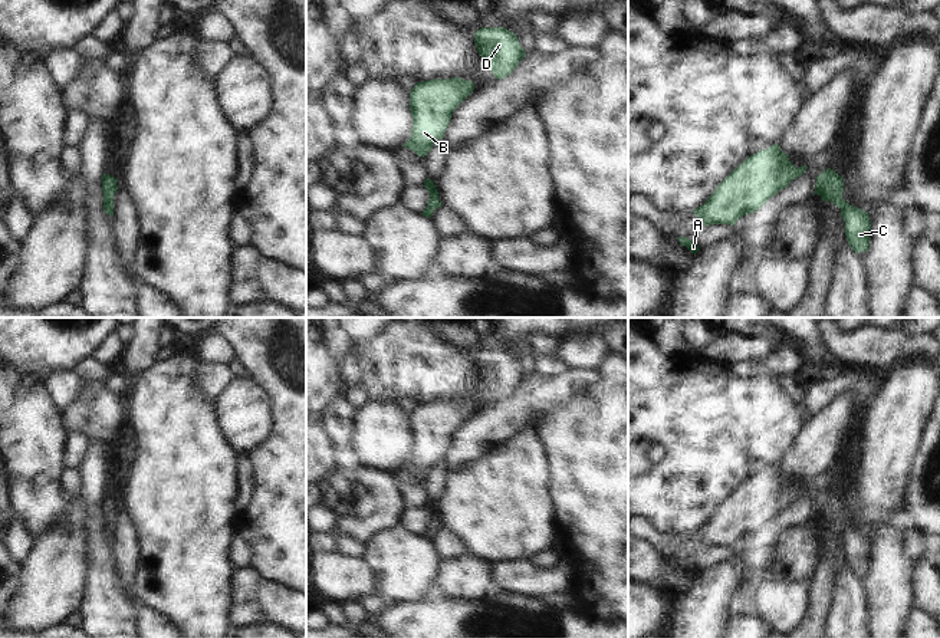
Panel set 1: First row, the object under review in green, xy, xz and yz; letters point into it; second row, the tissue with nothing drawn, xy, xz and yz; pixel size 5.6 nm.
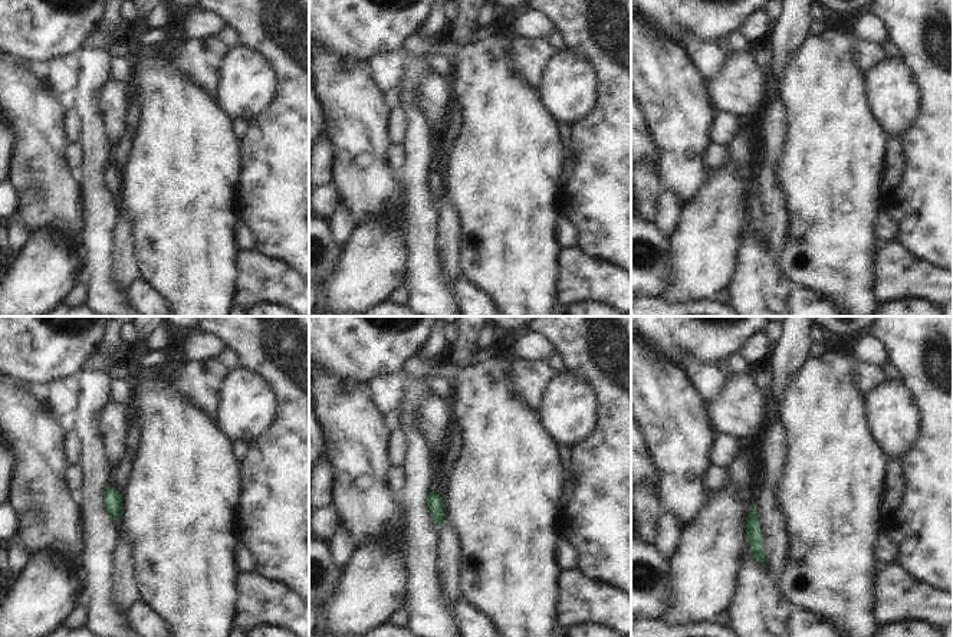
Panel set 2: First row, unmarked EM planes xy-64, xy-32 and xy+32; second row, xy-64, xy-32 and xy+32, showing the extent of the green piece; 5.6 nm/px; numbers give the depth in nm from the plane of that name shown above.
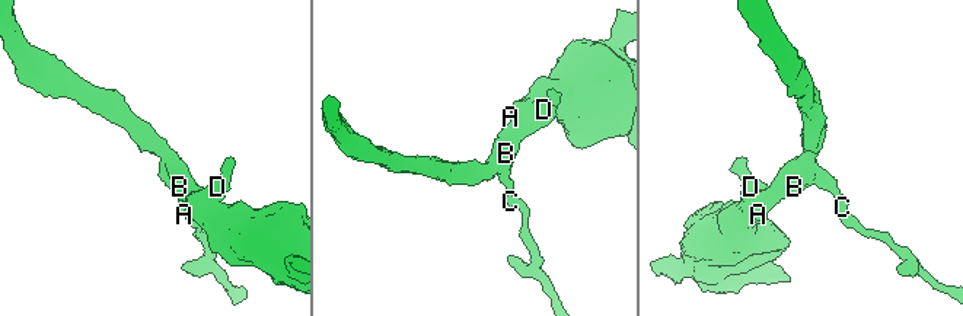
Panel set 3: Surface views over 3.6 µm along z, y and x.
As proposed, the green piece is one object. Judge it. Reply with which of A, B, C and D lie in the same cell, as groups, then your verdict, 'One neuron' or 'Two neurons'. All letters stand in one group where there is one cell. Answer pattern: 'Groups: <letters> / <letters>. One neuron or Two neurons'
Groups: A B C D. One neuron

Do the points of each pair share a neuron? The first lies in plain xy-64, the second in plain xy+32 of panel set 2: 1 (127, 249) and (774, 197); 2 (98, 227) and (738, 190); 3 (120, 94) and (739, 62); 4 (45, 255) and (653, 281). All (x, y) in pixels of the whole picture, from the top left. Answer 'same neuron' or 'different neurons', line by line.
1: same neuron
2: different neurons
3: same neuron
4: different neurons

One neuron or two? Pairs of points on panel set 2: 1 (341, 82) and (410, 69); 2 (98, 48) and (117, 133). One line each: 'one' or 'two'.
1: two
2: two

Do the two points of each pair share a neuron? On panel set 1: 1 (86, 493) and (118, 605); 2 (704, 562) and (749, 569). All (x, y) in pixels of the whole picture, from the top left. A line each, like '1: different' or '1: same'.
1: same
2: same

